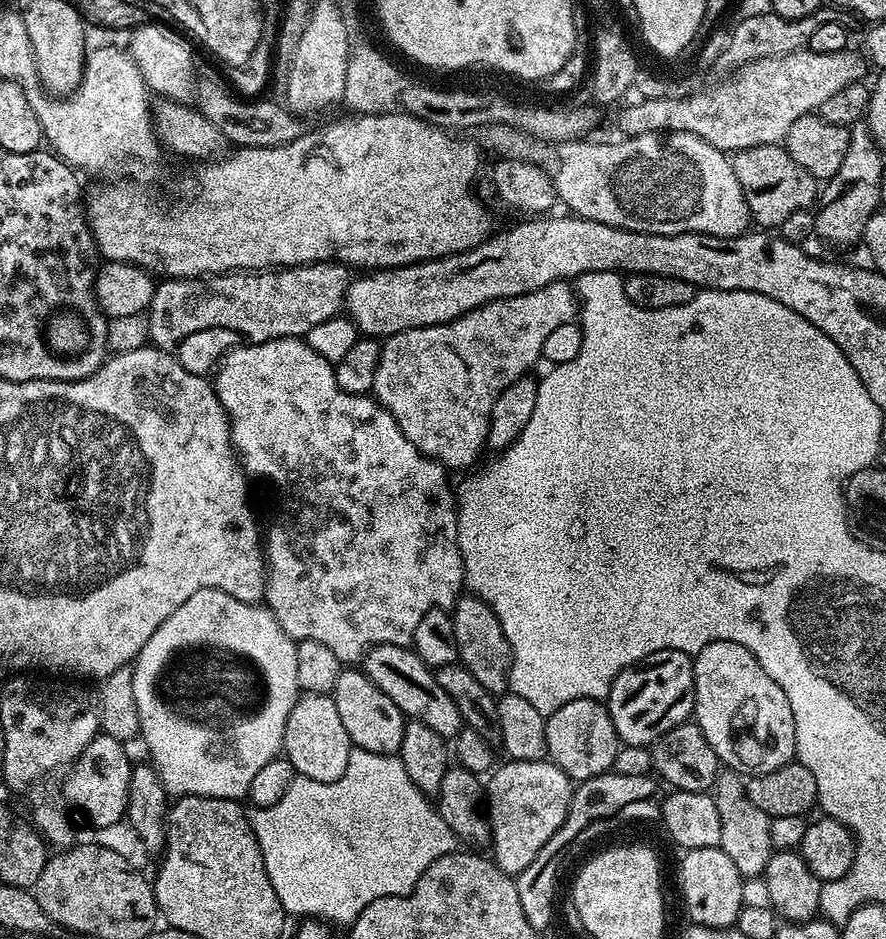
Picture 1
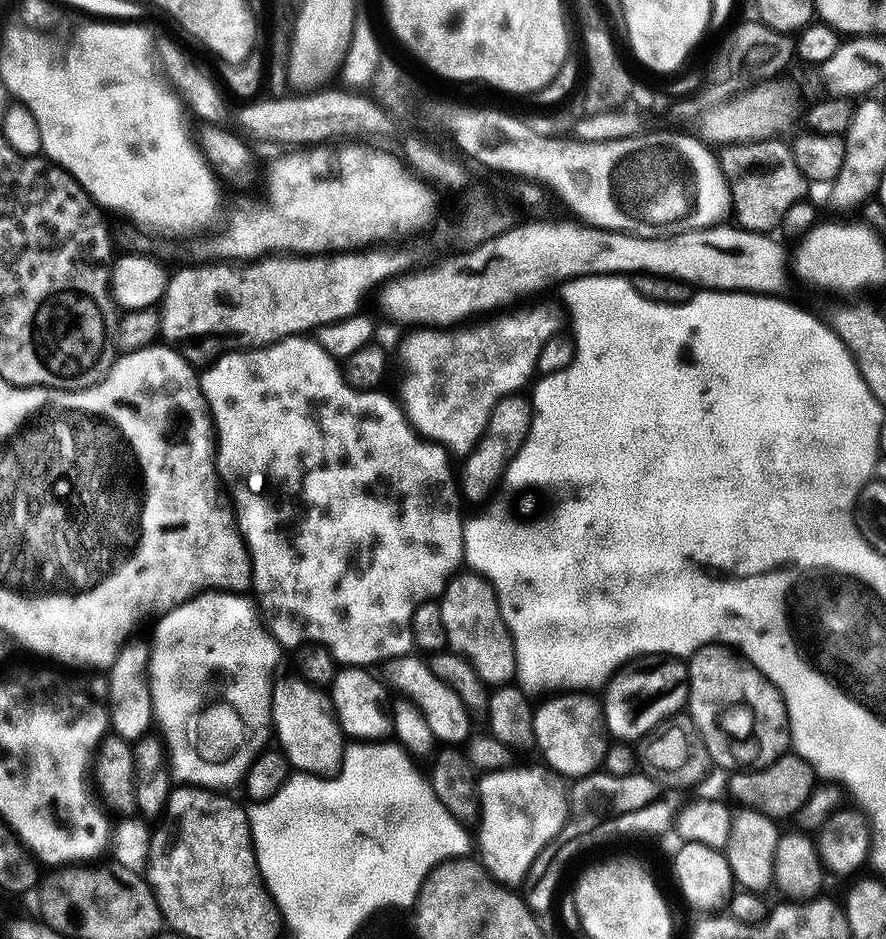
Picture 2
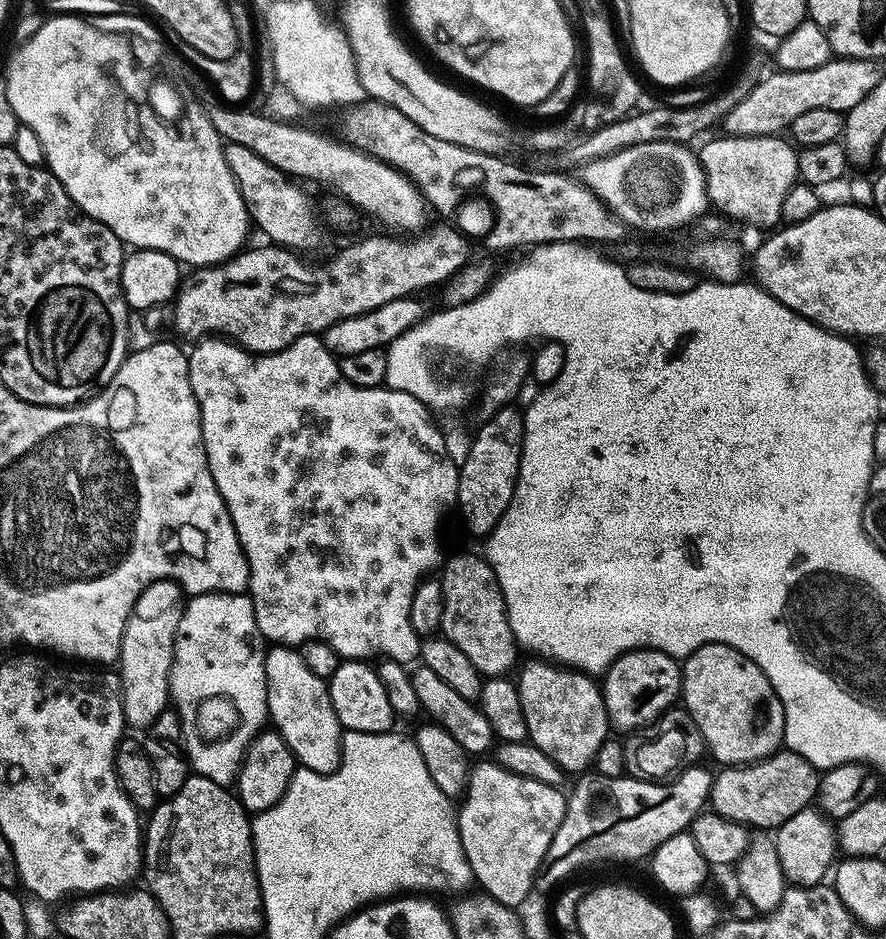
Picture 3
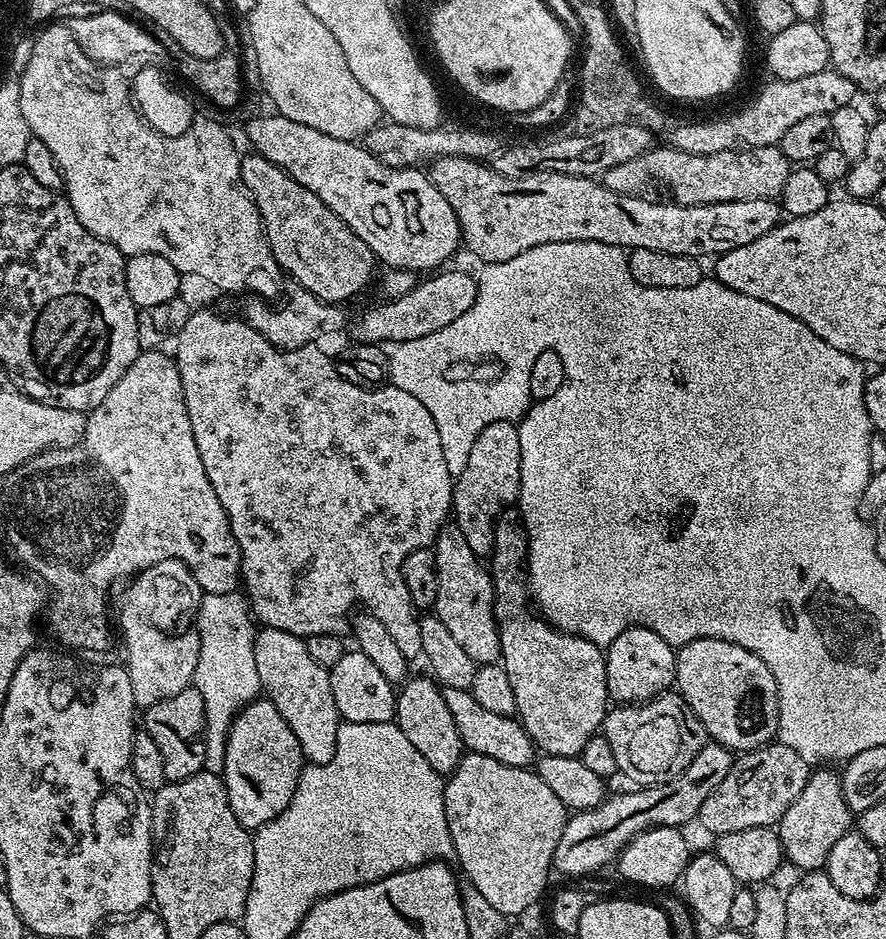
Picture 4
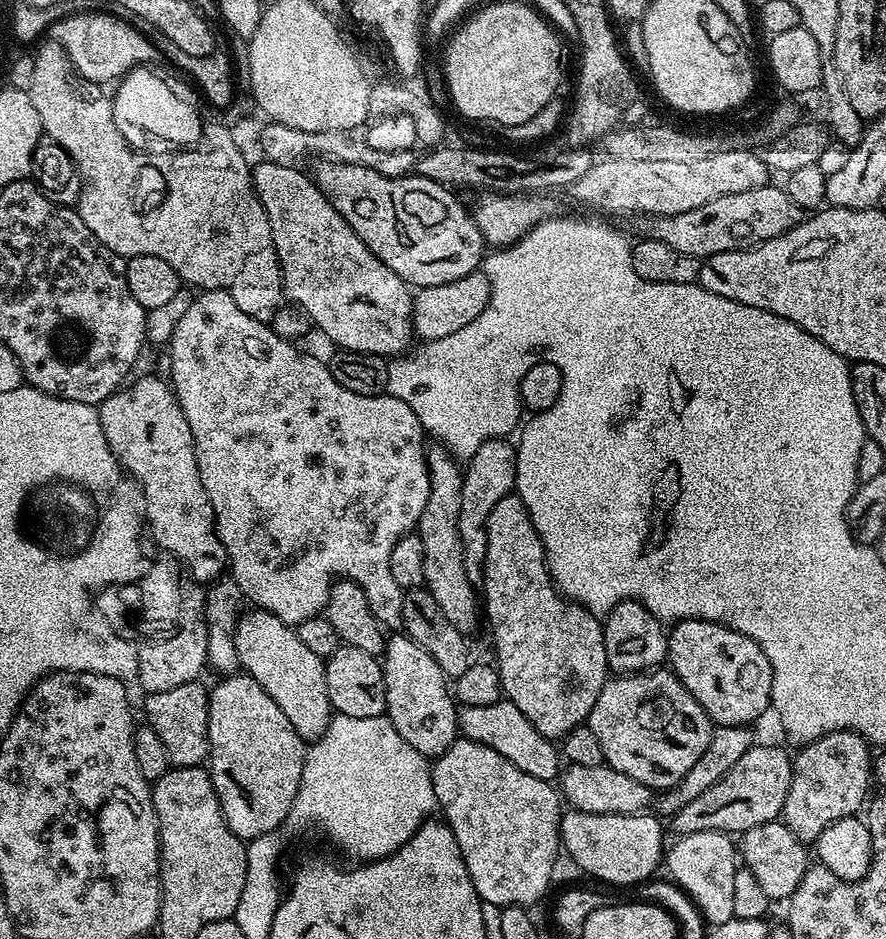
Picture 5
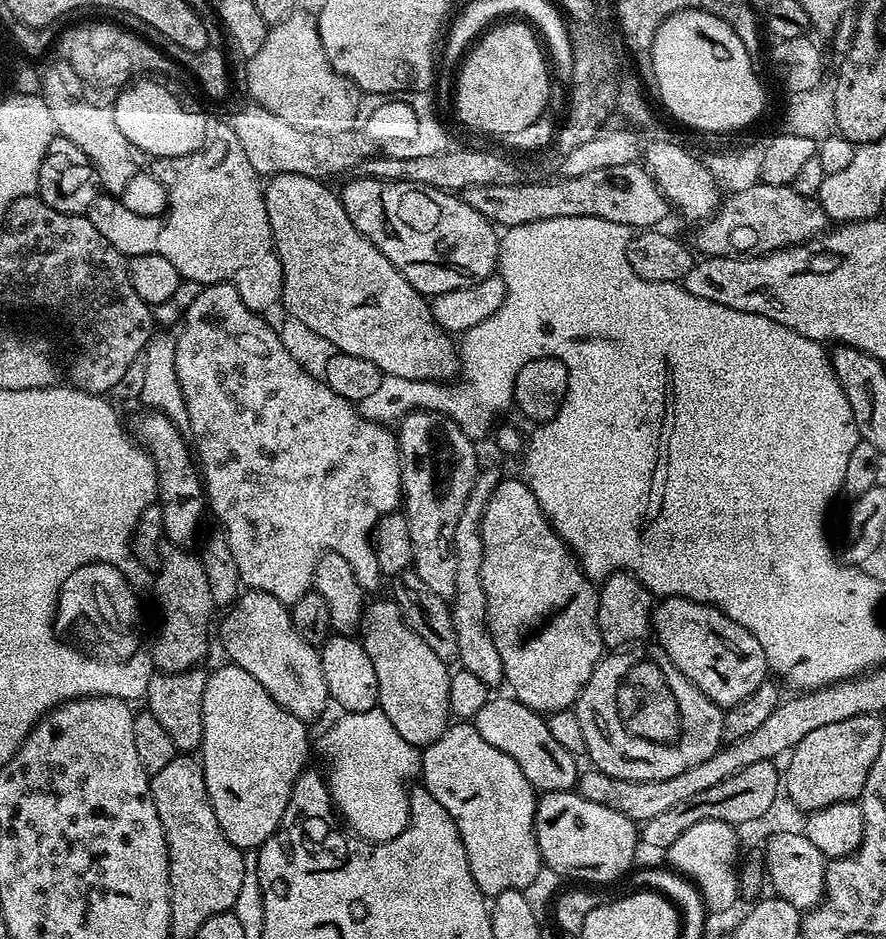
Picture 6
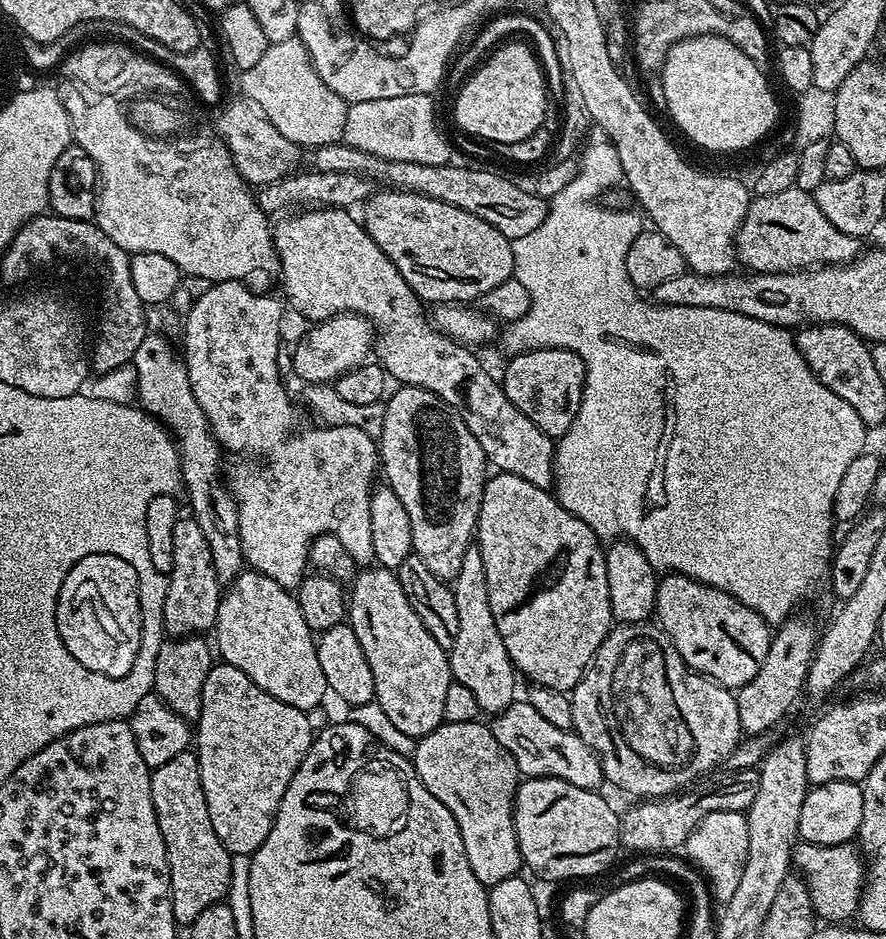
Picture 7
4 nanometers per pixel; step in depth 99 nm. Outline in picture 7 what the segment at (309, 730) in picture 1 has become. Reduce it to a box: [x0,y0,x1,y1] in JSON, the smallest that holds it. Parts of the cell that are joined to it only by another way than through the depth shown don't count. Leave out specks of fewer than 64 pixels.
[214,570,329,713]

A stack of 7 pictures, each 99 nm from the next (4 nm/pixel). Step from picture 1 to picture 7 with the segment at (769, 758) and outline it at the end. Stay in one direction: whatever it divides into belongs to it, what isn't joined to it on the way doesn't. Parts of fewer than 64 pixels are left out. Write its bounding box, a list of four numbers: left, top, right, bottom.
[654,574,774,690]

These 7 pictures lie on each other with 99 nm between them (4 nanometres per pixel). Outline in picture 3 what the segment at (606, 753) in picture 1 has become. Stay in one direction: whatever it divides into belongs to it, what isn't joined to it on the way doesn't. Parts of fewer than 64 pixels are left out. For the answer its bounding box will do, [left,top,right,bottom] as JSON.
[515,658,610,774]

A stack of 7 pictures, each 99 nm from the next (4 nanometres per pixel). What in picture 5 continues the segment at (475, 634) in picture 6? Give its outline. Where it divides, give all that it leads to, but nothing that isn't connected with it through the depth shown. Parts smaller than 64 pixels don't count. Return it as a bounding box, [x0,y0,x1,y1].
[458,439,516,582]

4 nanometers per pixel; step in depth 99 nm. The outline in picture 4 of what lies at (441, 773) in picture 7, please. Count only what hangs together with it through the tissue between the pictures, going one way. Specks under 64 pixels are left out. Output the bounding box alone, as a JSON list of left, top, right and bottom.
[444,752,569,918]

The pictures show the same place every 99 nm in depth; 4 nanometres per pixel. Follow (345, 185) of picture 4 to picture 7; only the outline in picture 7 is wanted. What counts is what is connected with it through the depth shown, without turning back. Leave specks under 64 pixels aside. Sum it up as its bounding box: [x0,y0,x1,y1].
[363,192,517,306]

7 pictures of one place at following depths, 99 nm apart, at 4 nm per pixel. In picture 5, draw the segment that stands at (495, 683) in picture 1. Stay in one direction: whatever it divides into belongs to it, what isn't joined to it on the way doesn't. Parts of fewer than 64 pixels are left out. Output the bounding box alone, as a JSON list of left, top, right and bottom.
[418,447,482,634]

